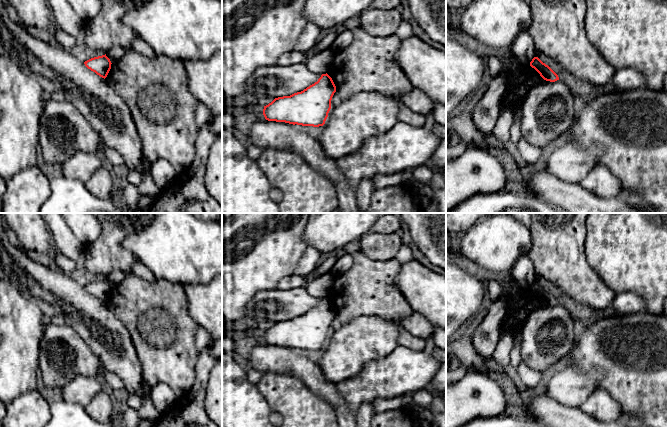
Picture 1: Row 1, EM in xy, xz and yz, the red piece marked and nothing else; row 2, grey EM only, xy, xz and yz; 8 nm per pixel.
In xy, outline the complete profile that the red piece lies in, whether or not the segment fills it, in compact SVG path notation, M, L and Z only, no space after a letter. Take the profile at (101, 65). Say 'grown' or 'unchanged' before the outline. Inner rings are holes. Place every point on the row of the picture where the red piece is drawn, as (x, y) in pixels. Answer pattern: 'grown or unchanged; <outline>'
unchanged; M105 54L102 56L91 58L85 61L84 64L88 69L105 79L111 69L112 63Z

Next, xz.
unchanged; M327 73L322 74L317 82L303 91L275 98L264 106L263 115L268 121L302 126L323 126L335 92L336 86L332 78Z

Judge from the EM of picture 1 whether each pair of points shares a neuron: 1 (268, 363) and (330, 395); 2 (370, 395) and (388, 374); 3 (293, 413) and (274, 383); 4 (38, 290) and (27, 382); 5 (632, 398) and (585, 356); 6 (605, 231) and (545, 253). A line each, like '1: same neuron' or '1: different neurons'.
1: same neuron
2: same neuron
3: same neuron
4: different neurons
5: same neuron
6: different neurons

